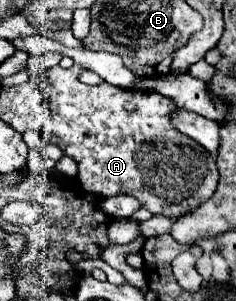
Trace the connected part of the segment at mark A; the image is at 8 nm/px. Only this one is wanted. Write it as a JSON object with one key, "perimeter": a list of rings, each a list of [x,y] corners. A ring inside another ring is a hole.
{"perimeter":[[[61,66],[45,72],[41,90],[47,96],[55,136],[63,138],[59,146],[77,160],[77,178],[83,190],[97,196],[131,194],[151,214],[179,218],[203,204],[217,188],[219,172],[213,156],[181,134],[173,124],[177,104],[147,90],[121,90],[101,84],[89,86],[79,80],[81,66],[63,70]],[[177,140],[185,140],[179,144]]]}

